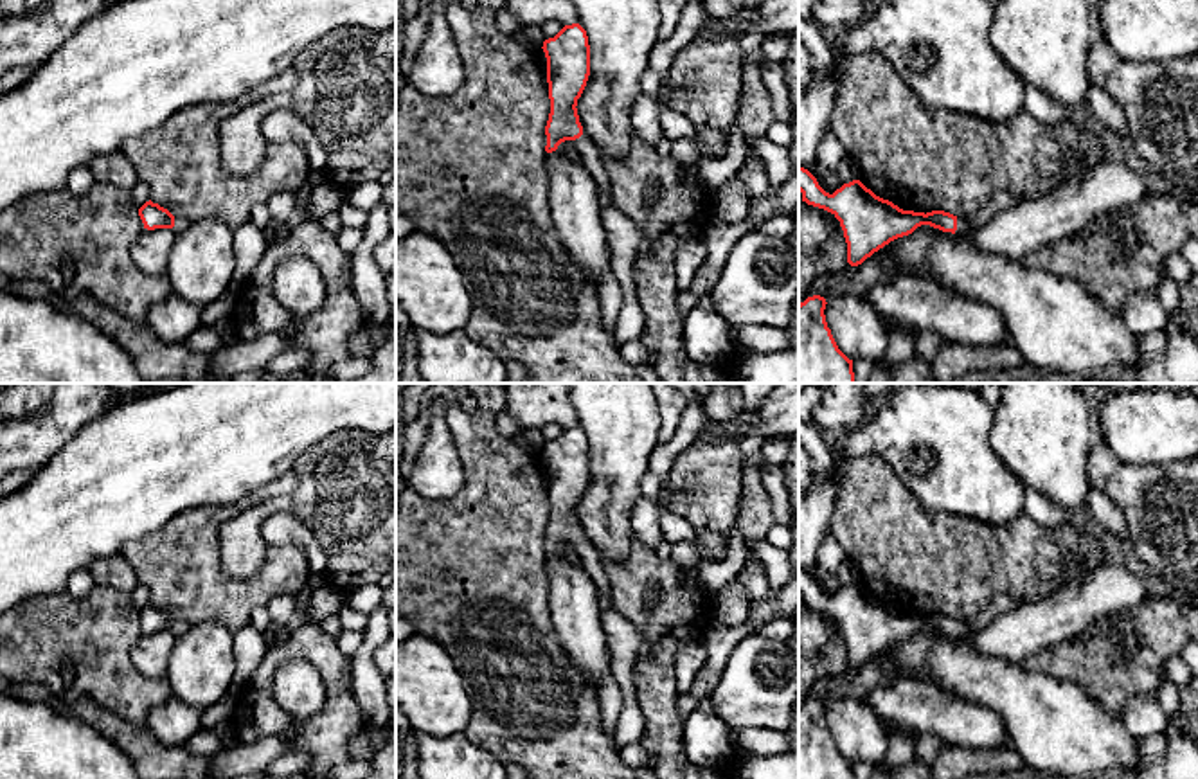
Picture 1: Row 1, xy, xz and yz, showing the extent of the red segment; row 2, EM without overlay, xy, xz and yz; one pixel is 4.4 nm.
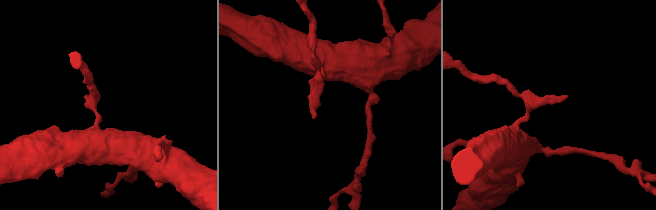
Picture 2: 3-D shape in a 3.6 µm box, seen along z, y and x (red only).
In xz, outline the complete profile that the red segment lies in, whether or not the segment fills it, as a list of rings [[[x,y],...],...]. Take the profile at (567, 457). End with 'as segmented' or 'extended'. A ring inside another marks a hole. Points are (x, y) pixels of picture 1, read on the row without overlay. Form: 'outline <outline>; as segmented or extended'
outline [[[579,426],[565,428],[554,441],[545,443],[541,452],[547,461],[550,502],[545,554],[552,556],[561,545],[572,543],[583,569],[599,592],[601,608],[612,606],[601,552],[583,536],[576,511],[590,479],[586,434]]]; extended

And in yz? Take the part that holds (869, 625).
outline [[[799,569],[799,594],[808,608],[831,615],[844,633],[847,666],[862,667],[890,644],[912,637],[921,628],[930,628],[957,639],[973,631],[966,621],[944,613],[914,615],[903,613],[889,603],[876,599],[860,583],[844,586],[833,597],[826,595],[817,581]]]; extended

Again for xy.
outline [[[151,603],[139,612],[139,619],[144,626],[144,631],[171,631],[174,639],[183,635],[191,628],[189,622],[174,621],[167,612],[153,606]]]; extended

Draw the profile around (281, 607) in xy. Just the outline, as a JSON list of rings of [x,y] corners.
[[[277,595],[277,597],[270,599],[266,604],[272,624],[277,631],[275,644],[286,642],[291,635],[288,622],[291,619],[293,610],[295,610],[295,599],[297,599],[297,595]]]

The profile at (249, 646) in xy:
[[[252,622],[232,633],[232,653],[236,657],[234,684],[243,687],[268,651],[264,635]]]

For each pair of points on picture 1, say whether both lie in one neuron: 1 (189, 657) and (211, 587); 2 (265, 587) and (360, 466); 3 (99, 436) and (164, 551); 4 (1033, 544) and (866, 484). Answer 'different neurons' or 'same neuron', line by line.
1: different neurons
2: different neurons
3: different neurons
4: same neuron

